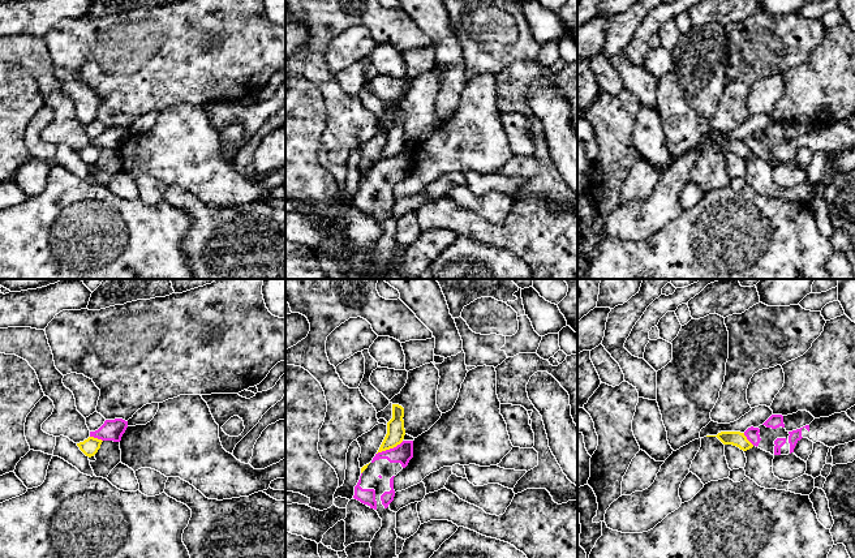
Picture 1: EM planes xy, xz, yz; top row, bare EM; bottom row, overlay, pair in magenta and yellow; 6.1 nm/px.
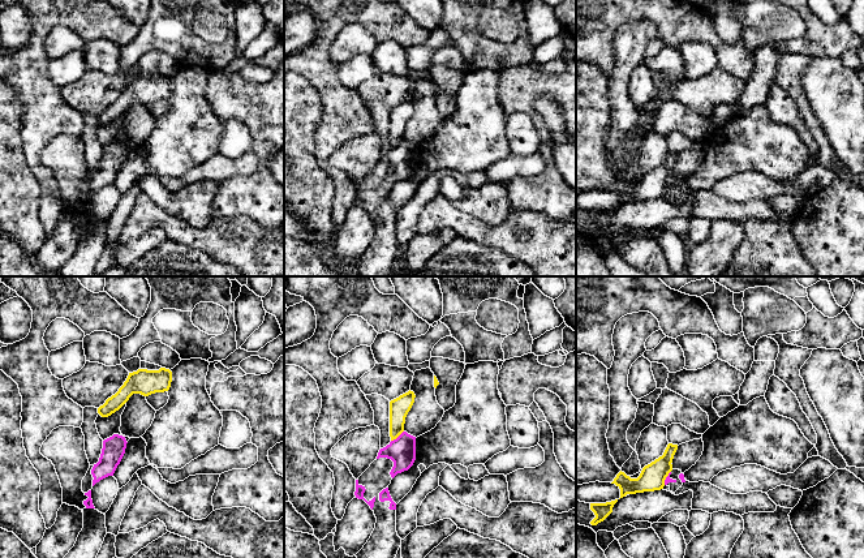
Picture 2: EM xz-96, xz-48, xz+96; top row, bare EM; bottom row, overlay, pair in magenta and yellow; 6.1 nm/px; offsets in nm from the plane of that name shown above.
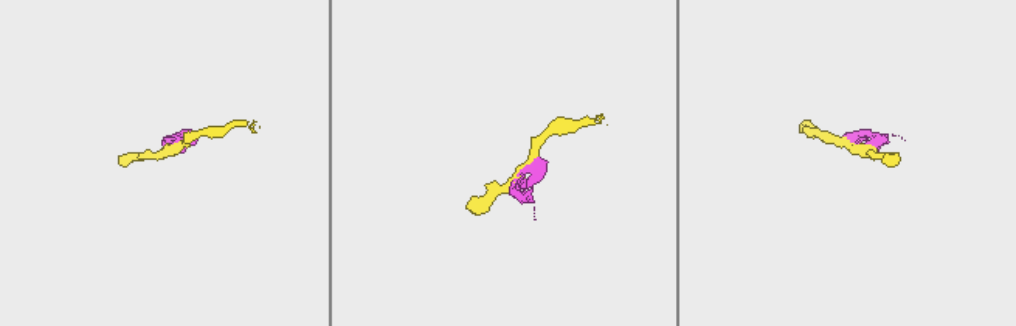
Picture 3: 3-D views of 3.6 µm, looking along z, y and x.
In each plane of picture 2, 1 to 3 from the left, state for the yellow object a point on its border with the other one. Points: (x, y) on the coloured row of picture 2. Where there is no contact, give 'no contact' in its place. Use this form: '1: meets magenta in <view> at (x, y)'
1: no contact
2: meets magenta in xz-48 at (398, 437)
3: meets magenta in xz+96 at (666, 477)

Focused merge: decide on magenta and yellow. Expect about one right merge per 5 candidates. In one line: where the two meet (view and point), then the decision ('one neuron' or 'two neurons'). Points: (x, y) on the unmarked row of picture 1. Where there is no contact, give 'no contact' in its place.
contact xz (390, 157); two neurons

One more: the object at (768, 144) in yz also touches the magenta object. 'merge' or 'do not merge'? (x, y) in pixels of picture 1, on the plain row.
merge

